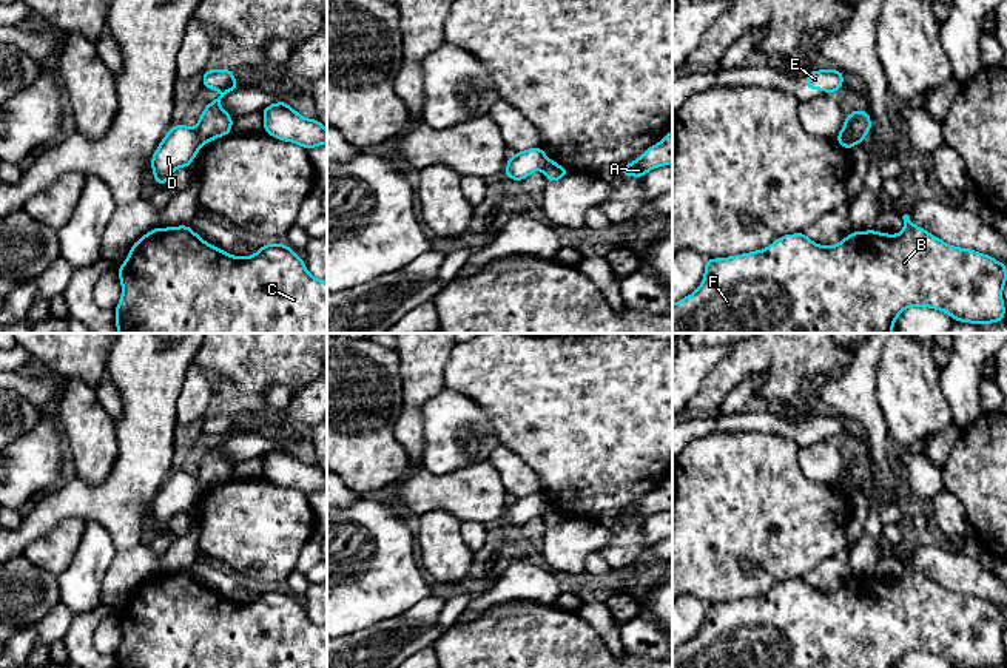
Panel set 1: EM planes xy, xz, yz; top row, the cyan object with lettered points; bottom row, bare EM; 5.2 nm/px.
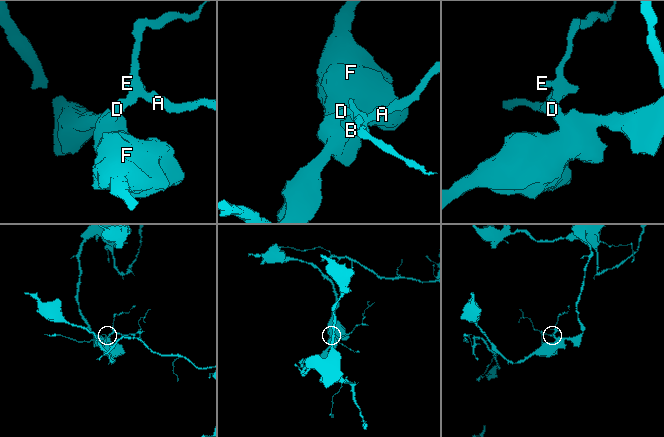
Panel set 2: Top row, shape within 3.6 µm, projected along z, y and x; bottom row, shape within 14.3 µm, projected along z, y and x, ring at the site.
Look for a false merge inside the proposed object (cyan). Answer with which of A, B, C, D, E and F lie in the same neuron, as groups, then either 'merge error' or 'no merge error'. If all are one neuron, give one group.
A E / B C D F; merge error

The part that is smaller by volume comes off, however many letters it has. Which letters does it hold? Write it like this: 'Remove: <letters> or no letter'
Remove: A, E

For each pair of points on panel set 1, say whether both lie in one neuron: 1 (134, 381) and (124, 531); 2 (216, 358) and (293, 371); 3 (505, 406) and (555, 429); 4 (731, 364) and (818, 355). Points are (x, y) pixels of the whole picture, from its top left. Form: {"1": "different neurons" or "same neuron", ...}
{"1": "same neuron", "2": "same neuron", "3": "same neuron", "4": "same neuron"}

